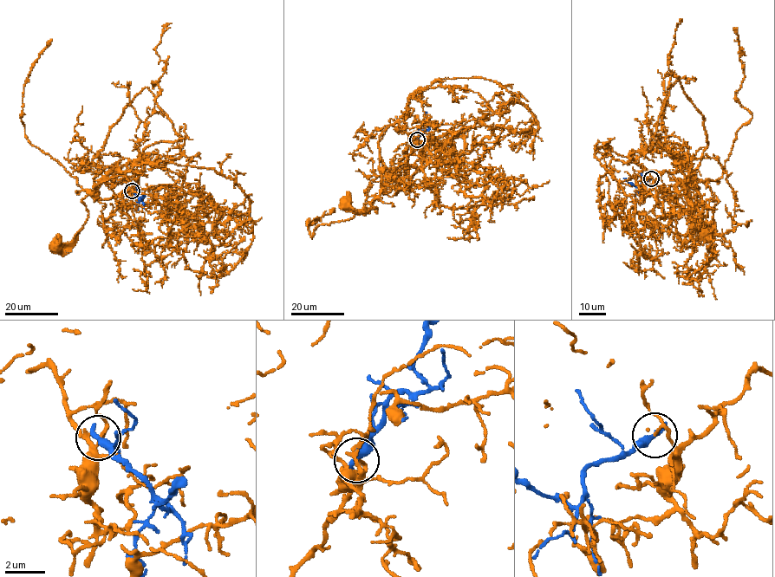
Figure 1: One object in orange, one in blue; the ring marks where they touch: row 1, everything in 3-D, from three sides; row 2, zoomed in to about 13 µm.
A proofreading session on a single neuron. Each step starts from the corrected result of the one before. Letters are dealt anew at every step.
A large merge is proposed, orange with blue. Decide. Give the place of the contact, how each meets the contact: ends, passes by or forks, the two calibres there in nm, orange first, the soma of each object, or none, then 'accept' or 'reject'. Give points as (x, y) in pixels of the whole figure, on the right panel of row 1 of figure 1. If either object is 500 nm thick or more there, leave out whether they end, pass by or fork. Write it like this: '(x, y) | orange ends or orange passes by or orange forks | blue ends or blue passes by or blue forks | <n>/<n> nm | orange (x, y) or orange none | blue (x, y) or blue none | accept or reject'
(651, 178) | orange passes by | blue ends | 90/440 nm | orange (706, 232) | blue none | reject

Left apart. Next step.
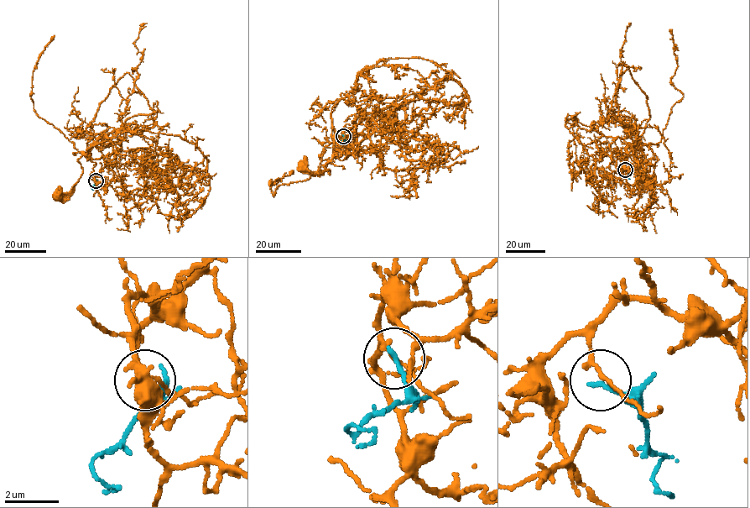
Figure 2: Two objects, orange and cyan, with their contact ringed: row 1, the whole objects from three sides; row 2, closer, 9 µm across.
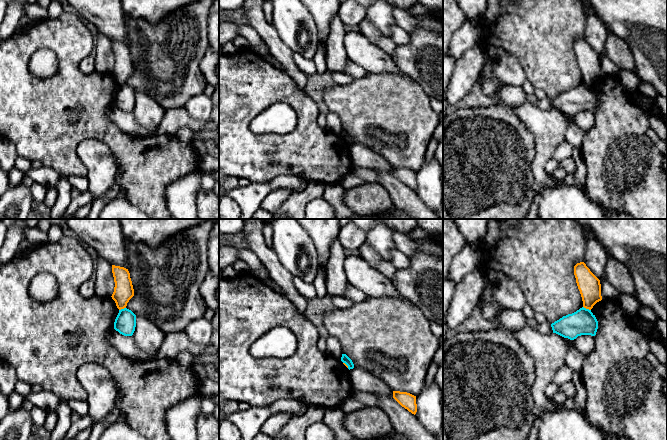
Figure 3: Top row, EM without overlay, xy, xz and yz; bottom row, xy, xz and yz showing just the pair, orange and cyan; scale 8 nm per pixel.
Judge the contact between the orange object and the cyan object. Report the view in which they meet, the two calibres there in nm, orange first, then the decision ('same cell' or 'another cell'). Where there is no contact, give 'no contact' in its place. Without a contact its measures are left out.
contact in yz; calibres 180 and 200 nm; another cell

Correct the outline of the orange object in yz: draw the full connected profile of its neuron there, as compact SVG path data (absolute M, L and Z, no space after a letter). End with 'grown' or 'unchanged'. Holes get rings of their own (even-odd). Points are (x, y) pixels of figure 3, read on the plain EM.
M584 38L574 42L574 51L582 73L583 83L591 86L597 78L602 76L600 56Z; unchanged

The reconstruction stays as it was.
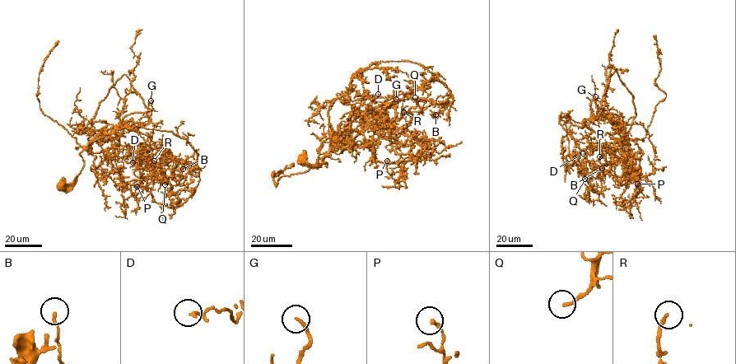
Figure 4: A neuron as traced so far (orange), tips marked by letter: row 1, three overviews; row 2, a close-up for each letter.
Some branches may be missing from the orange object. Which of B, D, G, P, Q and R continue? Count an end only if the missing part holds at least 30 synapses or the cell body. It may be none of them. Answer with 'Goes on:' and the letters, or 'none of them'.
Goes on: Q, R

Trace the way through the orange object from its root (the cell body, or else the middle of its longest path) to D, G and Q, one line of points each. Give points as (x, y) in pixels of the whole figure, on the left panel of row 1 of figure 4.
D: (61, 186), (81, 169), (80, 153), (119, 144), (109, 140), (114, 155), (132, 162)
G: (61, 186), (71, 183), (80, 172), (84, 164), (80, 153), (104, 126), (138, 128), (148, 123), (151, 100)
Q: (61, 186), (80, 172), (80, 153), (88, 147), (96, 153), (127, 145), (132, 154), (165, 173), (165, 184)

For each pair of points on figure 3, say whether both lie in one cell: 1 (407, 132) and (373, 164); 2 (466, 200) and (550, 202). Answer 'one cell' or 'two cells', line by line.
1: two cells
2: two cells

